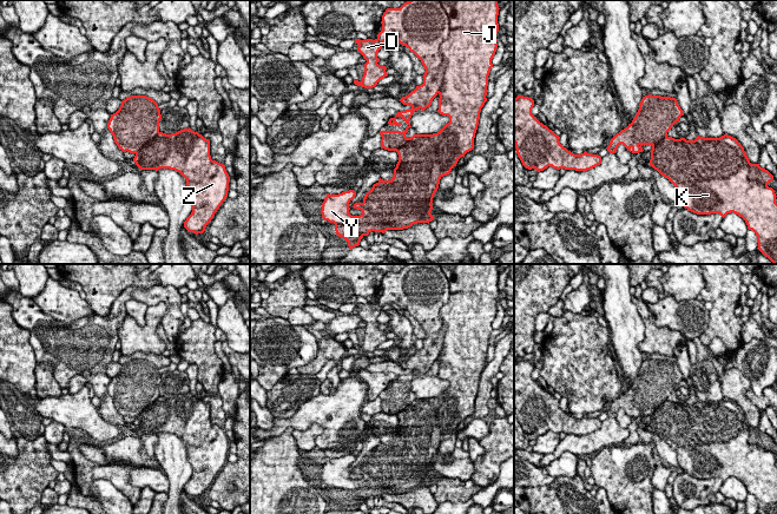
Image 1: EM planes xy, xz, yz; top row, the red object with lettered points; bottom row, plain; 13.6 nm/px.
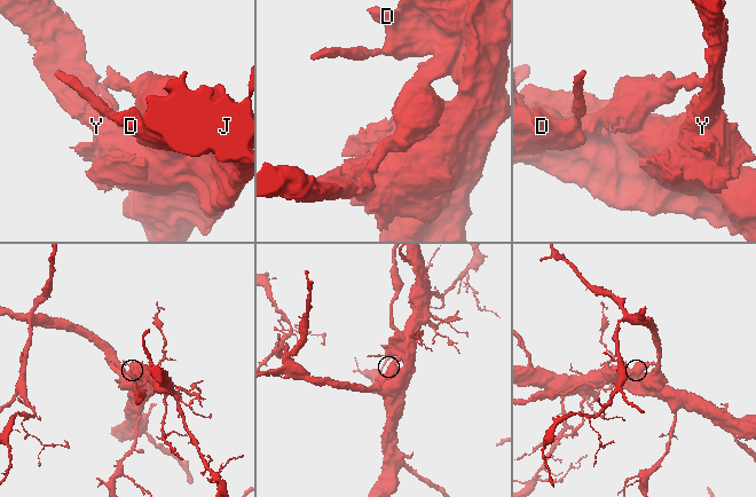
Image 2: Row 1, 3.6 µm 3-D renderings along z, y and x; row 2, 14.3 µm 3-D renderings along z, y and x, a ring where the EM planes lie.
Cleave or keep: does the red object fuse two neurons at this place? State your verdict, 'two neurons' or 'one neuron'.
two neurons

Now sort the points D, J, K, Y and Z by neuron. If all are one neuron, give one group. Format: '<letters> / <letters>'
D / J K Y Z

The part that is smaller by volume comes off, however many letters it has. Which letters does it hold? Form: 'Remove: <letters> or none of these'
Remove: D

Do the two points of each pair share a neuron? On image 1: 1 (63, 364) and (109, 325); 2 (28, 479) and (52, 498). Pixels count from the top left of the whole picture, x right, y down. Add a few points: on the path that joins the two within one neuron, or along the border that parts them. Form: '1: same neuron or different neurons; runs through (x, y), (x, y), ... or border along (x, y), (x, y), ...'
1: same neuron; runs through (74, 353), (97, 336)
2: different neurons; border along (47, 486), (43, 491), (39, 501)

